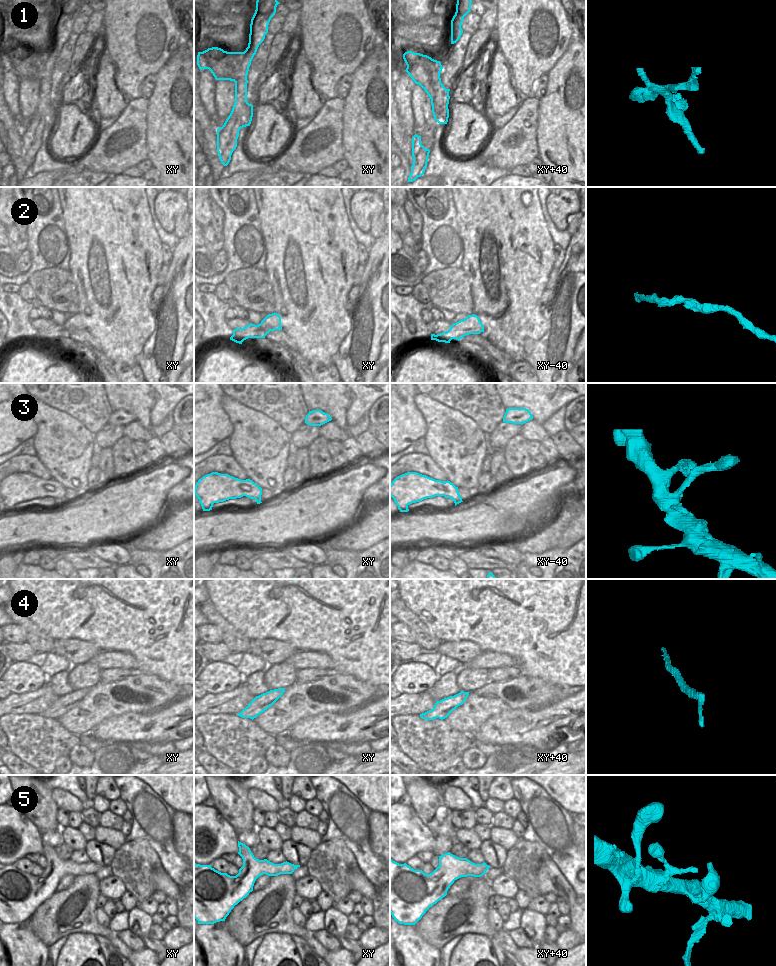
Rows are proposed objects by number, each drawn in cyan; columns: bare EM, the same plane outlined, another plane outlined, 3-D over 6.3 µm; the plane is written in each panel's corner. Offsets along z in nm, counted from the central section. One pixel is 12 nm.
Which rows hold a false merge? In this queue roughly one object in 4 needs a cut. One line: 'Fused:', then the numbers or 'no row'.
Fused: 1

